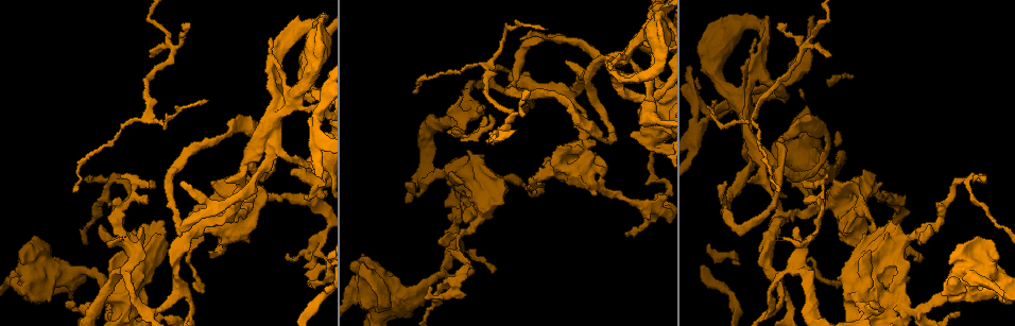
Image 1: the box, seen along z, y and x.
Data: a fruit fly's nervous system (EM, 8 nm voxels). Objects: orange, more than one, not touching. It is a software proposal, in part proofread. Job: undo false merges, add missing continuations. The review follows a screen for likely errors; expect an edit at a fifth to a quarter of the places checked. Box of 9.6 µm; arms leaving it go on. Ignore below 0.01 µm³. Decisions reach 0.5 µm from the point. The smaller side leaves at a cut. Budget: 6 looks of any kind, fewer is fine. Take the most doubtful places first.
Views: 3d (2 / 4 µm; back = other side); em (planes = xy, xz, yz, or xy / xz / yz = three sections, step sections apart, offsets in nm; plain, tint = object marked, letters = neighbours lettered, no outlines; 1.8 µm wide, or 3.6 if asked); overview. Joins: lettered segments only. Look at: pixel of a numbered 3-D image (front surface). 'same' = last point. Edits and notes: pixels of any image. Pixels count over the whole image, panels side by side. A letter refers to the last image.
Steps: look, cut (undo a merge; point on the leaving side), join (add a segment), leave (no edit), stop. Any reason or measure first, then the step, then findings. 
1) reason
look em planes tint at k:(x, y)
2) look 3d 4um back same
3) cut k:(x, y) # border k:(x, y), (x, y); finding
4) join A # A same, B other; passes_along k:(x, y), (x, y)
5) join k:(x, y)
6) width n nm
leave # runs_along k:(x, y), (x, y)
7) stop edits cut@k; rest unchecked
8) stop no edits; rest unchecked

closes a loop
look em 3.6um planes letters at 1:(654, 127)

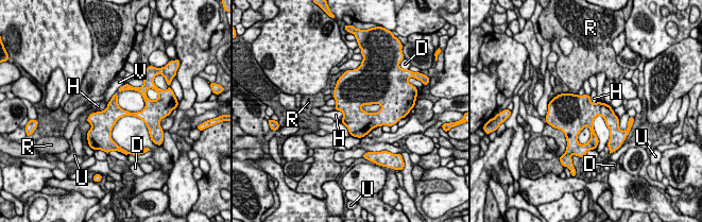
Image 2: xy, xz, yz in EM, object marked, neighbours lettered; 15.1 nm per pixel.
leave # D other, H other, R other, U other, V other; border 2:(107, 103), (103, 109), (93, 113); all the same neuron

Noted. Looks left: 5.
thin arm on a thick one
look em xy step 16 tint at 1:(920, 311)

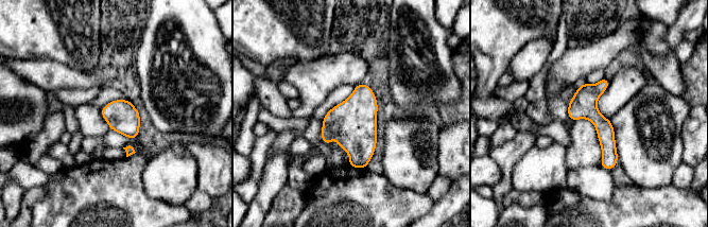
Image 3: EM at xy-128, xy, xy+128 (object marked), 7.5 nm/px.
look em planes tint same

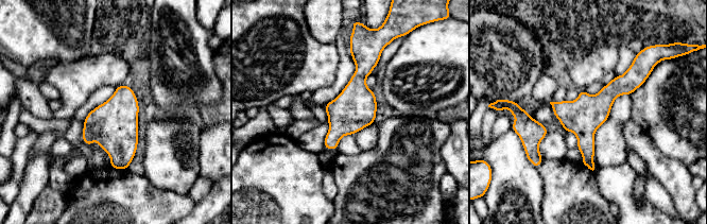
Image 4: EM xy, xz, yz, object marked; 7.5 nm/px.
look em planes letters same

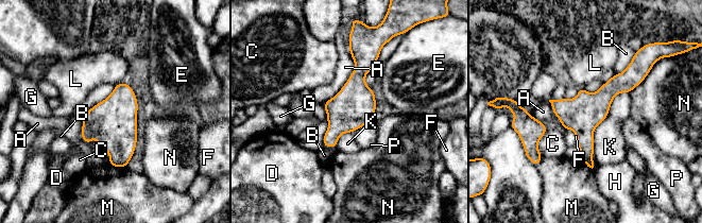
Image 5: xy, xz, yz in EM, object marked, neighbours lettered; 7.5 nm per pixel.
width 280 nm
leave # A other, B other, C other, D other, E other, F other, G other, H other, K other, L other, M other, N other, P other; continuous, no second neuron

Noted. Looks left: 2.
sharp bend
look em yz step 4 tint at 1:(275, 142)

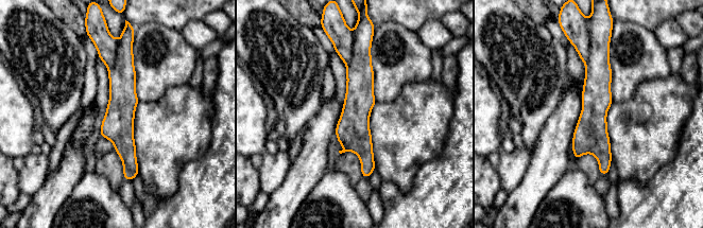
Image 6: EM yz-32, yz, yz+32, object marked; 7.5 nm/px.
look em xy step 4 letters same

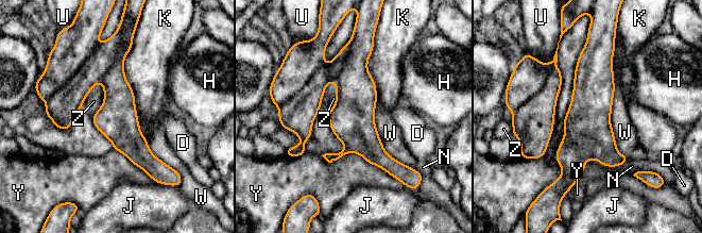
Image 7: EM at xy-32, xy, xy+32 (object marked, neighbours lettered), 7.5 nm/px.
leave # D other, H other, J other, K other, N other, U other, W other, Y other, Z other; all the same neuron

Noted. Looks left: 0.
stop no edits; rest unchecked

